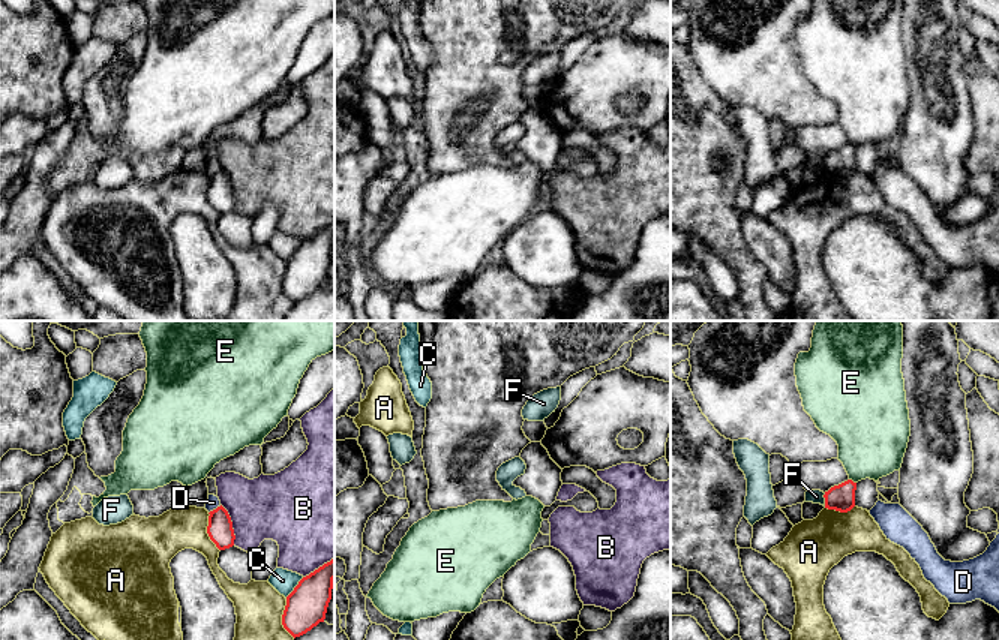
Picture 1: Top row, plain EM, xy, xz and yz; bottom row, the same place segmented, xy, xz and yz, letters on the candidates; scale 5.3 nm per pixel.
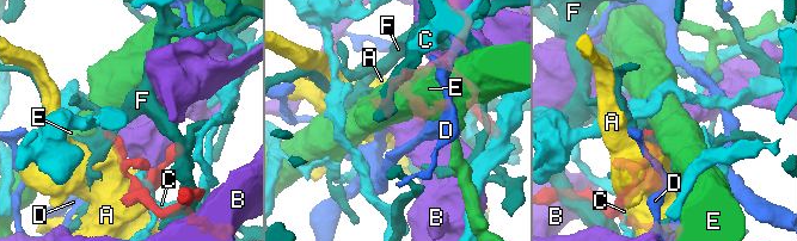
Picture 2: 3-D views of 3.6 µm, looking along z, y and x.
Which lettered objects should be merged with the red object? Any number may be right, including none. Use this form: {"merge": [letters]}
{"merge": ["E"]}

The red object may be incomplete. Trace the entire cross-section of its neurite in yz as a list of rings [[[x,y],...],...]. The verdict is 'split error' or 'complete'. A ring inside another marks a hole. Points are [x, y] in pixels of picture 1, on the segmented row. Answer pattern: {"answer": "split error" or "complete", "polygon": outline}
{"answer": "split error", "polygon": [[[816,321],[812,348],[800,352],[795,363],[796,387],[804,411],[816,427],[838,445],[838,460],[849,480],[825,492],[825,508],[848,513],[855,507],[856,483],[866,478],[878,481],[900,471],[910,436],[910,420],[902,373],[902,321]]]}

